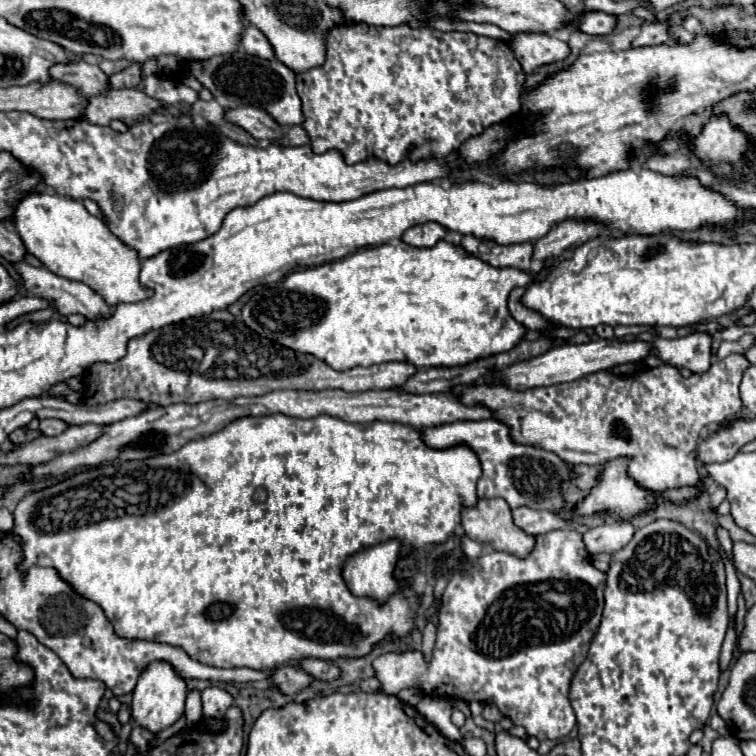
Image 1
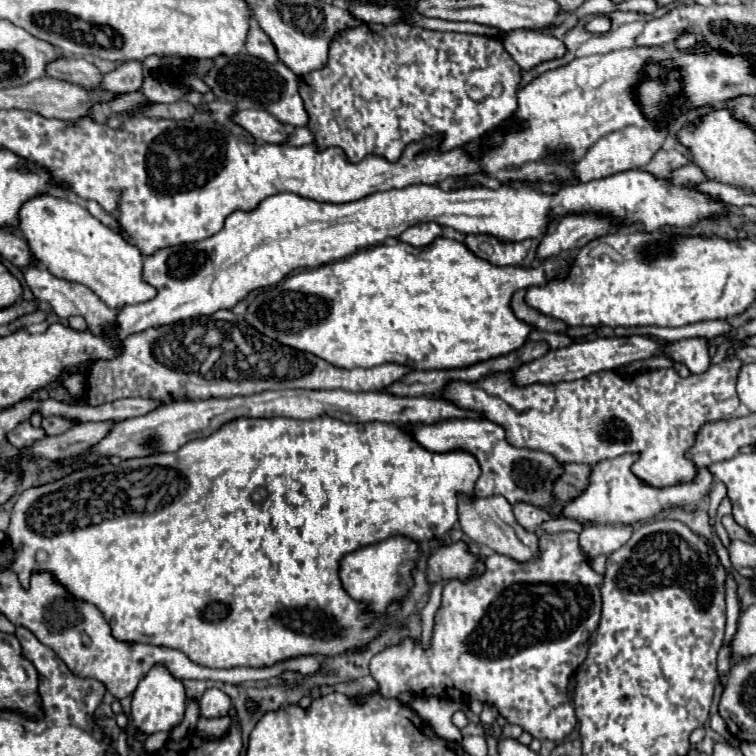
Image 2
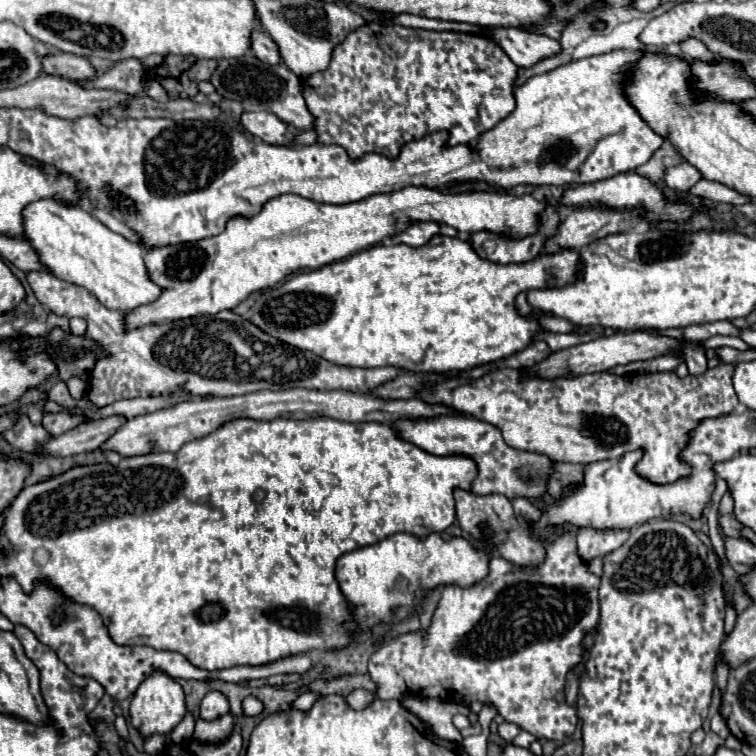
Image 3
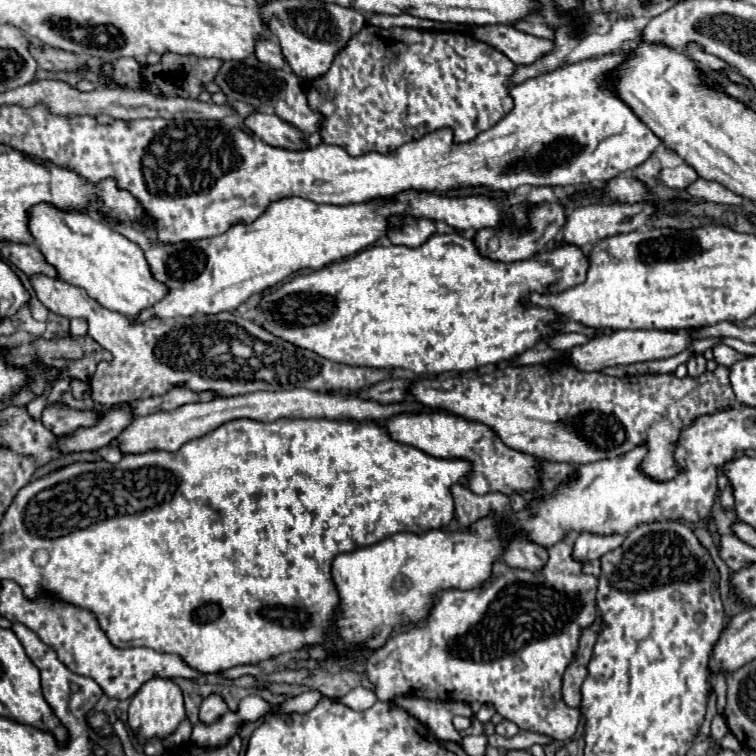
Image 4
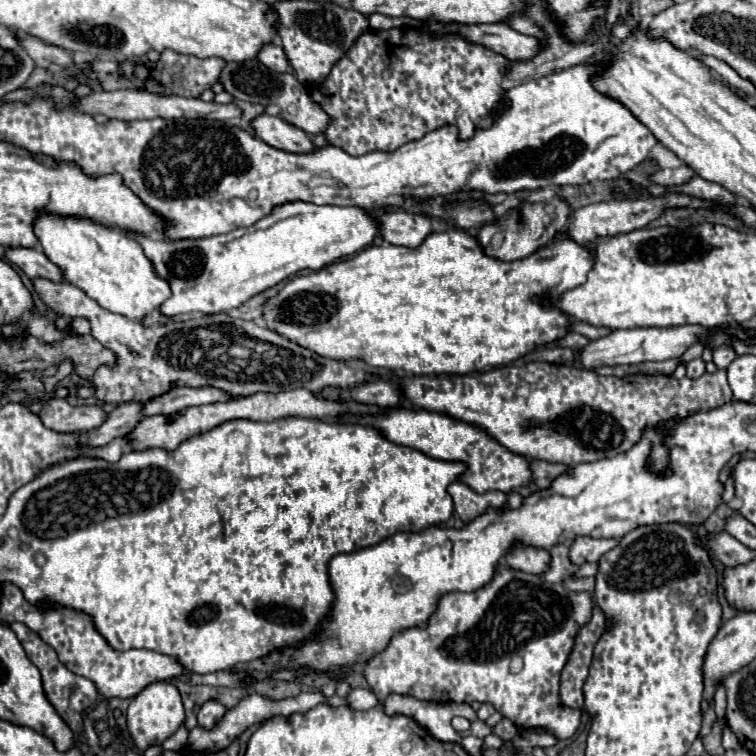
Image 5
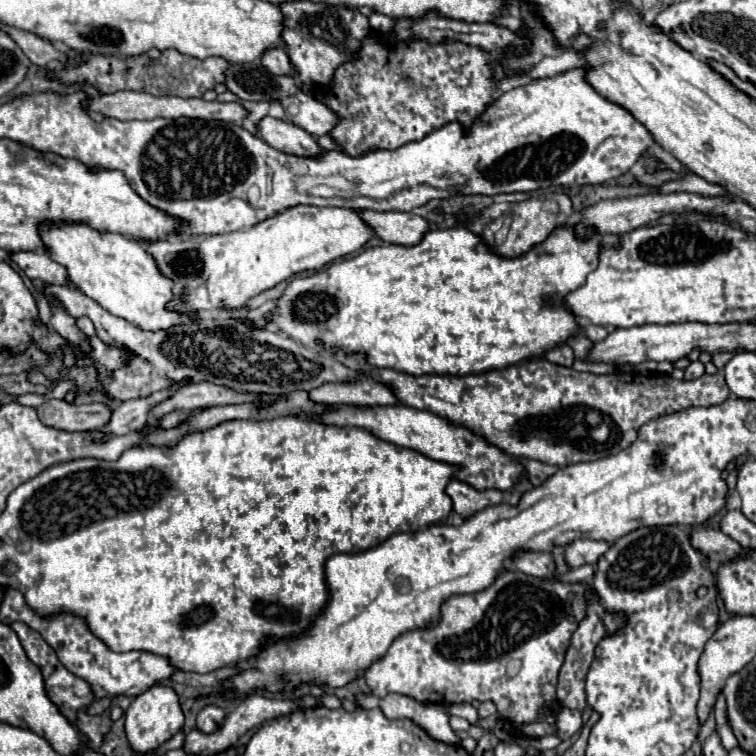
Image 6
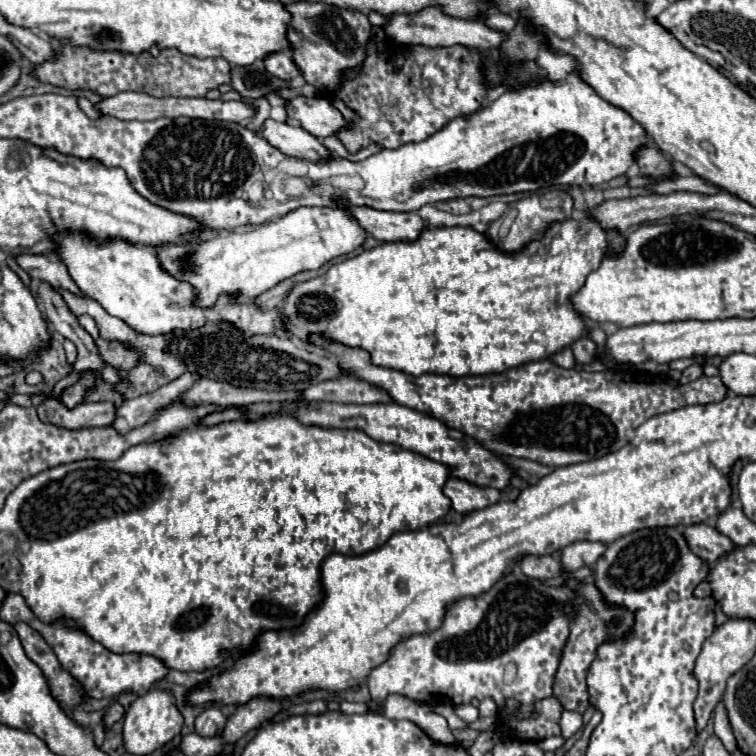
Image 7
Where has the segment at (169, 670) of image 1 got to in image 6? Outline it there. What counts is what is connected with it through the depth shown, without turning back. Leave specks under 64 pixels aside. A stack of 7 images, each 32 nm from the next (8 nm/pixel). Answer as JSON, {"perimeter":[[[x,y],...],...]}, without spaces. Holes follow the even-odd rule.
{"perimeter":[[[154,684],[140,696],[136,696],[126,710],[126,736],[134,752],[146,754],[148,750],[158,748],[168,738],[172,738],[184,726],[184,712],[180,708],[180,698],[172,686]]]}

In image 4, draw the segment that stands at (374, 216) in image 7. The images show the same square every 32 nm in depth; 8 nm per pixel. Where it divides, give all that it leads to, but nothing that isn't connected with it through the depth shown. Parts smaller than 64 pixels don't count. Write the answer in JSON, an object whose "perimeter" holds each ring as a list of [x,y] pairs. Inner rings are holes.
{"perimeter":[[[402,218],[390,220],[388,238],[392,244],[404,244],[410,248],[422,246],[432,234],[436,234],[436,226],[432,220],[426,218],[410,218],[402,228]]]}

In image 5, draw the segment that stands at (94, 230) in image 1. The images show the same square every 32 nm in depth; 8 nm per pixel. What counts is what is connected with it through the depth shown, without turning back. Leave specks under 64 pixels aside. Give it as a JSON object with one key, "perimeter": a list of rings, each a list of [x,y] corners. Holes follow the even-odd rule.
{"perimeter":[[[40,210],[38,216],[34,218],[34,234],[42,246],[42,252],[48,256],[48,260],[52,260],[52,264],[56,264],[62,270],[64,280],[76,288],[82,288],[102,308],[106,308],[114,314],[122,314],[130,320],[142,322],[146,326],[166,322],[166,318],[158,312],[158,306],[170,296],[170,286],[166,280],[160,280],[154,274],[152,262],[144,256],[144,252],[136,240],[124,236],[118,230],[112,230],[104,224],[96,224],[94,220],[88,220],[82,216],[56,216],[56,214],[44,212],[44,210]]]}

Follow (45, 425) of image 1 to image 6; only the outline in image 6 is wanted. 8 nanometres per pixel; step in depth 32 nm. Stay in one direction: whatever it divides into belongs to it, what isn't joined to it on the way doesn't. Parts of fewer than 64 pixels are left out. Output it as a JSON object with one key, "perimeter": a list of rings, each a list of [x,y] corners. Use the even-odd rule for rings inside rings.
{"perimeter":[[[46,400],[38,408],[40,420],[64,432],[94,432],[110,420],[106,404],[68,404],[66,400]]]}

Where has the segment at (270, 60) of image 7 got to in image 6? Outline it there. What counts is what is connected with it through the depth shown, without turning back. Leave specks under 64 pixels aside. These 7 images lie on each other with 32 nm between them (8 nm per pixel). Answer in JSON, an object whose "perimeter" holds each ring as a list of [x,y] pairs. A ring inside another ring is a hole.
{"perimeter":[[[268,48],[268,52],[264,52],[262,56],[262,64],[272,72],[272,74],[294,74],[294,68],[290,64],[288,54],[284,52],[284,48]]]}

